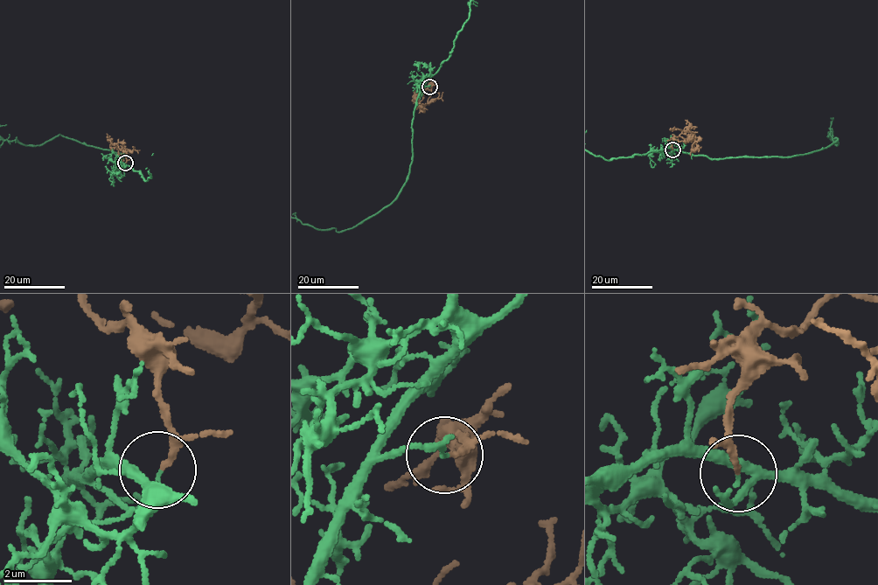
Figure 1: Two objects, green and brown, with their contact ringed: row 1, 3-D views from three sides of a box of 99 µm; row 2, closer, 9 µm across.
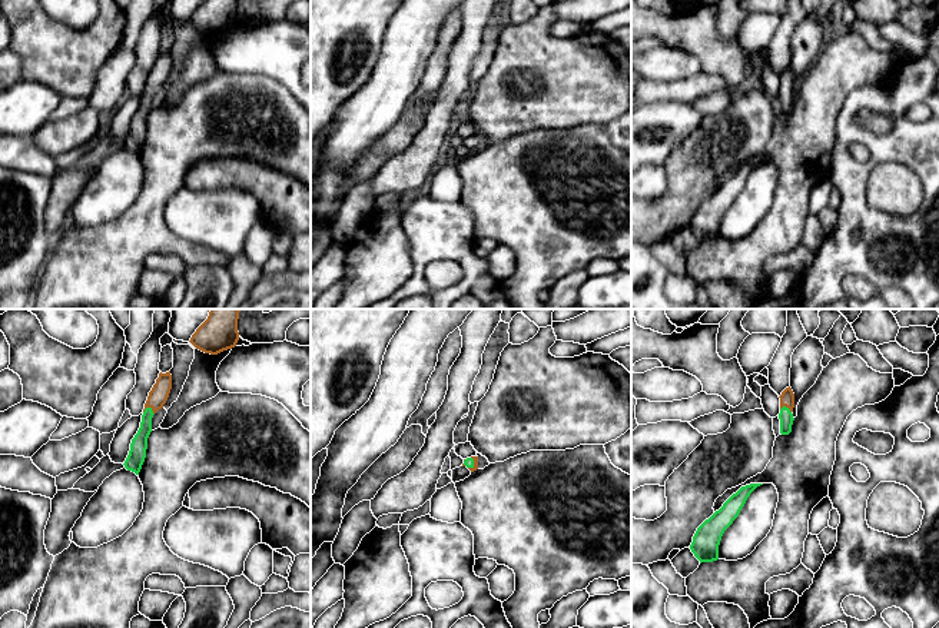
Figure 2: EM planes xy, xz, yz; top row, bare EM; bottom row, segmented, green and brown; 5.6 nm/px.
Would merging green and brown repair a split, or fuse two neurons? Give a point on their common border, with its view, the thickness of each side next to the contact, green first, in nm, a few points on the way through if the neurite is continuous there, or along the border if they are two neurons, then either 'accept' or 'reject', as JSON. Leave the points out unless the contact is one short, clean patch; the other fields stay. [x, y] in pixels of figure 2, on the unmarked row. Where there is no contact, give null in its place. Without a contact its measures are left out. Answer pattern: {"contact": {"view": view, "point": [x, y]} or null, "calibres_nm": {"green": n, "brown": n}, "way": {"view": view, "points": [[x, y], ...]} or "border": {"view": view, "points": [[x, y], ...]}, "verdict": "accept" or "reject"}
{"contact": {"view": "xy", "point": [149, 87]}, "calibres_nm": {"green": 100, "brown": 110}, "border": {"view": "xy", "points": [[143, 89], [149, 87], [153, 93]]}, "verdict": "reject"}

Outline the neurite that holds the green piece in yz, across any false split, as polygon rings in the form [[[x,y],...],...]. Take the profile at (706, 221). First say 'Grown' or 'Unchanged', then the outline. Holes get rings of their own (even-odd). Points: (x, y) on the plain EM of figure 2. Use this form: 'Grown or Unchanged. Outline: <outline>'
Unchanged. Outline: [[[763,163],[741,166],[723,183],[719,190],[716,190],[697,207],[690,229],[700,243],[719,239],[719,225],[724,210],[739,196],[750,173],[760,165]]]

